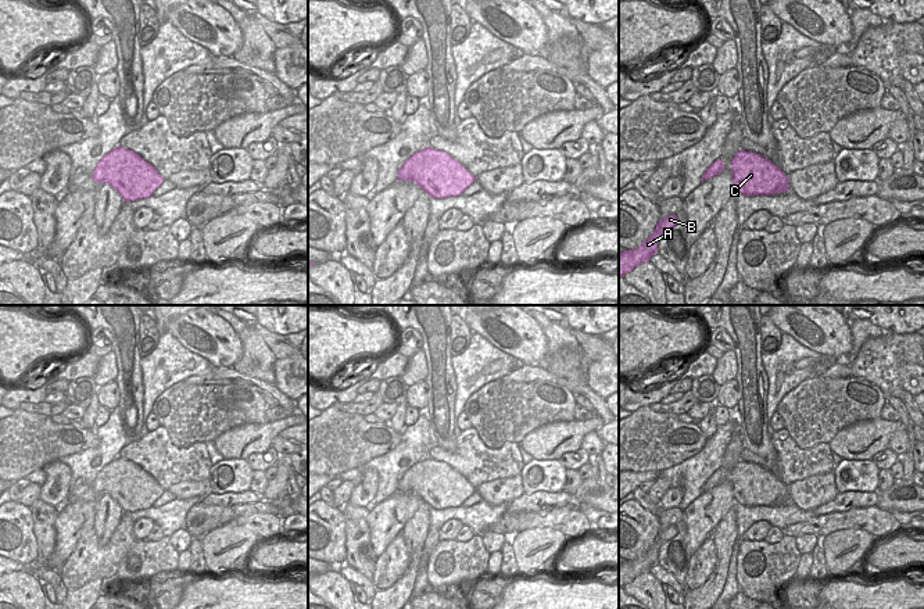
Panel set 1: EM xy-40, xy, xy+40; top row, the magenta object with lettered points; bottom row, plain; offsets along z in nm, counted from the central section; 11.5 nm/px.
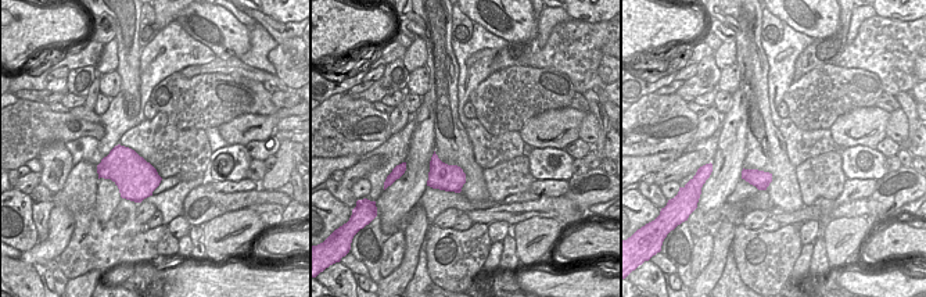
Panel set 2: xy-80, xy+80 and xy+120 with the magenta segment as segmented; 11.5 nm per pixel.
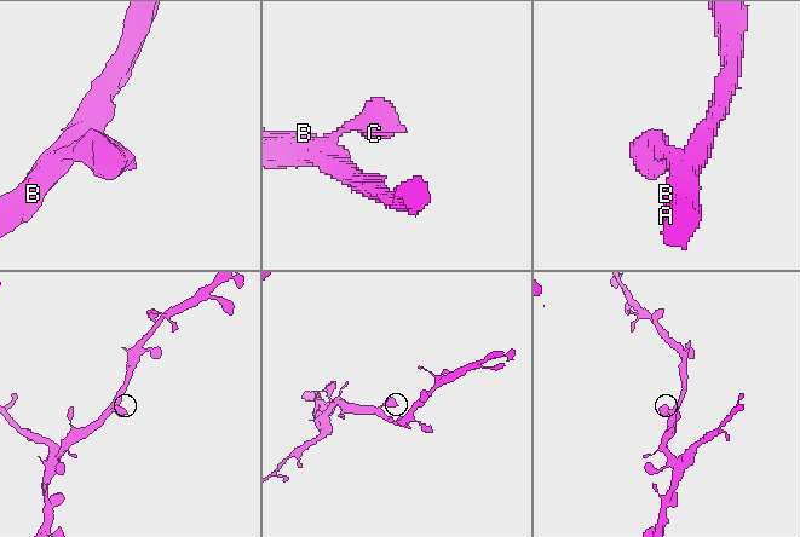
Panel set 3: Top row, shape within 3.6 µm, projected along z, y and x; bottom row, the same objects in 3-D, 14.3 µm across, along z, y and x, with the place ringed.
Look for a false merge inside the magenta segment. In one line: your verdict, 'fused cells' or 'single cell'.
single cell

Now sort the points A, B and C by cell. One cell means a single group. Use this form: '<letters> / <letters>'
A B C

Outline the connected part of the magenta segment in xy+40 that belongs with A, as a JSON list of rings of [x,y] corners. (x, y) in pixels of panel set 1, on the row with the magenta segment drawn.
[[[669,215],[665,219],[659,219],[655,232],[645,241],[642,241],[638,248],[619,252],[619,277],[623,277],[638,265],[649,262],[649,258],[658,254],[659,236],[676,225],[676,215]]]

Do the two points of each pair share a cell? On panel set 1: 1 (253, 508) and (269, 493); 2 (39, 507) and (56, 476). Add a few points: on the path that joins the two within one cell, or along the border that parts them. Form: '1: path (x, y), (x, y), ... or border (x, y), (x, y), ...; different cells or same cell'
1: border (261, 497), (268, 501); different cells
2: border (39, 498), (58, 507); different cells

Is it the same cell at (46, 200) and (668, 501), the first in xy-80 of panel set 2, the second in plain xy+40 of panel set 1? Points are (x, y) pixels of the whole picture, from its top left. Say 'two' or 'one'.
two

